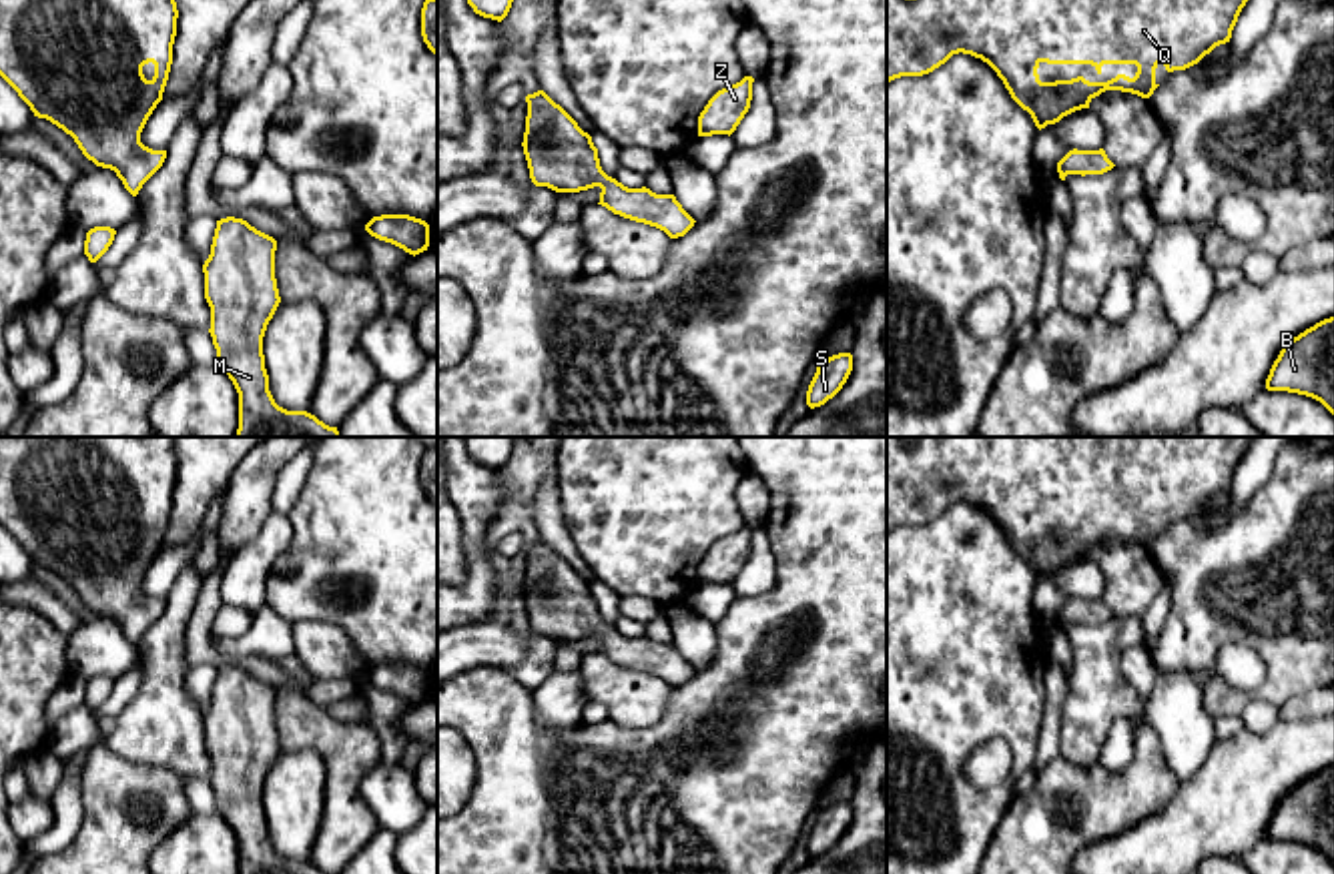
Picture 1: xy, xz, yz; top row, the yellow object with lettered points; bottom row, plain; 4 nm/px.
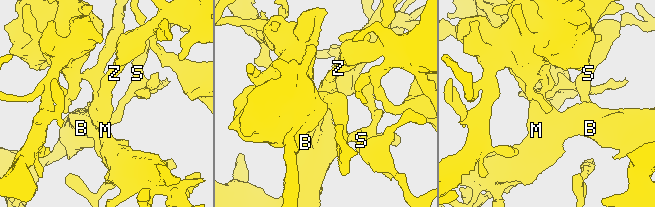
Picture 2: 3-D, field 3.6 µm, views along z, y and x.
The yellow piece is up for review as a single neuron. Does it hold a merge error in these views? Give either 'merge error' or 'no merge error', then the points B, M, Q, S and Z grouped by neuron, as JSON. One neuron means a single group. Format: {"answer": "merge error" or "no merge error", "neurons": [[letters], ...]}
{"answer": "no merge error", "neurons": [["B", "M", "Q", "S", "Z"]]}

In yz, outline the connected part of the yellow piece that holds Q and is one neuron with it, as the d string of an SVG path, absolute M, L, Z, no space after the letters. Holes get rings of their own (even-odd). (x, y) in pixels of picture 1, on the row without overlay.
M887 437L887 531L901 525L923 525L945 513L953 503L971 503L987 511L997 525L1003 529L1011 547L1031 563L1035 575L1041 579L1047 573L1059 571L1063 565L1089 557L1089 551L1105 539L1131 541L1141 547L1149 547L1159 535L1155 531L1155 517L1165 515L1168 521L1186 519L1198 513L1216 495L1230 491L1232 479L1254 437L921 437L915 445L907 445L901 437ZM1041 511L1047 513L1091 513L1101 523L1103 513L1135 513L1137 521L1133 527L1117 523L1107 531L1089 531L1083 525L1071 529L1041 531L1037 517Z

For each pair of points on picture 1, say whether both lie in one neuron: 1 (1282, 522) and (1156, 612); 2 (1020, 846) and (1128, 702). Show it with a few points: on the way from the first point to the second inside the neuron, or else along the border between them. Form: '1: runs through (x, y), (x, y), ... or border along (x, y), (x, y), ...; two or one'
1: border along (1166, 576), (1170, 606), (1152, 646); two
2: border along (1060, 754), (1080, 766), (1096, 764); two

